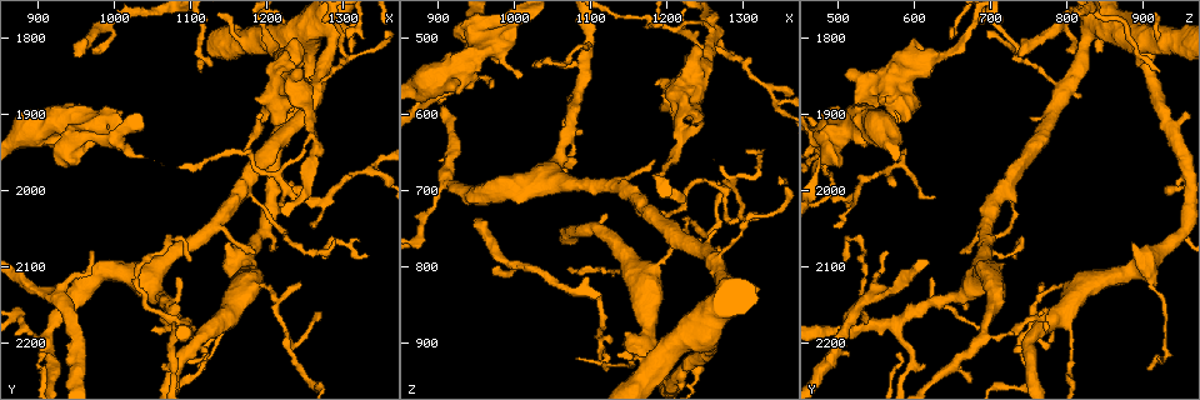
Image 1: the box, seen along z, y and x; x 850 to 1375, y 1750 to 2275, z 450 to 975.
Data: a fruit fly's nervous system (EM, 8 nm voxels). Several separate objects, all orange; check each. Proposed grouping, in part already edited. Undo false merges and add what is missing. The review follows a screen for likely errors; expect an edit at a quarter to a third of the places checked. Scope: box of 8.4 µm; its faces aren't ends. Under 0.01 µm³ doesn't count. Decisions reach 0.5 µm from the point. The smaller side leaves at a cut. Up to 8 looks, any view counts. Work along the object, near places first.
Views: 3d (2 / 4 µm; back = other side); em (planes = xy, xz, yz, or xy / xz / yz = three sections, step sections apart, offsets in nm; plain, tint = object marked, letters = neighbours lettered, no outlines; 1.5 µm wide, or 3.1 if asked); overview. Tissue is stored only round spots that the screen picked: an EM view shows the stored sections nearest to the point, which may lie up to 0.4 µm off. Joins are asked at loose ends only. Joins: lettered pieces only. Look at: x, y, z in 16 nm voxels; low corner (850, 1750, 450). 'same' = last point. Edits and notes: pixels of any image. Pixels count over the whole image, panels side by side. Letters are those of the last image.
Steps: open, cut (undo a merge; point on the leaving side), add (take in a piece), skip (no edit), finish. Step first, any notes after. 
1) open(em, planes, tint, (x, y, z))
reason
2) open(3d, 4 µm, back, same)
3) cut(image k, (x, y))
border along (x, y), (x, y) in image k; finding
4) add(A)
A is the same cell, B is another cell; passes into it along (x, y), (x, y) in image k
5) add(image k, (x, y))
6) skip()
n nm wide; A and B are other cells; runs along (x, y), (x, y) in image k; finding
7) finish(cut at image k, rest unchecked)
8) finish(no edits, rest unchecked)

open(em, xy, step 4, letters, (1110, 1845, 925))
free end

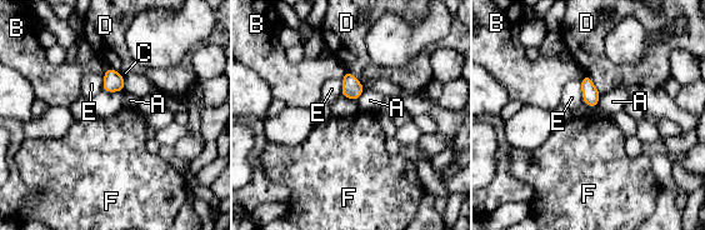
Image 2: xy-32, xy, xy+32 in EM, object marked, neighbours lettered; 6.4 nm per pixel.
skip()
A, B, C, D, E and F are other cells; border along (579, 81), (583, 100) in image 2; none of them fits

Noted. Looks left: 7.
open(em, planes, letters, (1260, 1950, 485))
a fork

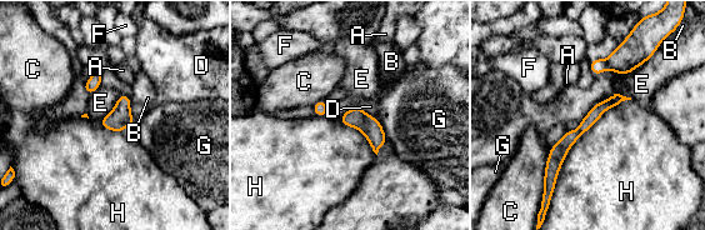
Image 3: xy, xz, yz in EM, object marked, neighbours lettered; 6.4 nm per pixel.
cut(image 3, (639, 45))
A, B, C, D, E, F, G and H are other cells; a second neuron is stuck on

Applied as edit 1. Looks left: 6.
finish(cut at image 3, rest unchecked)

